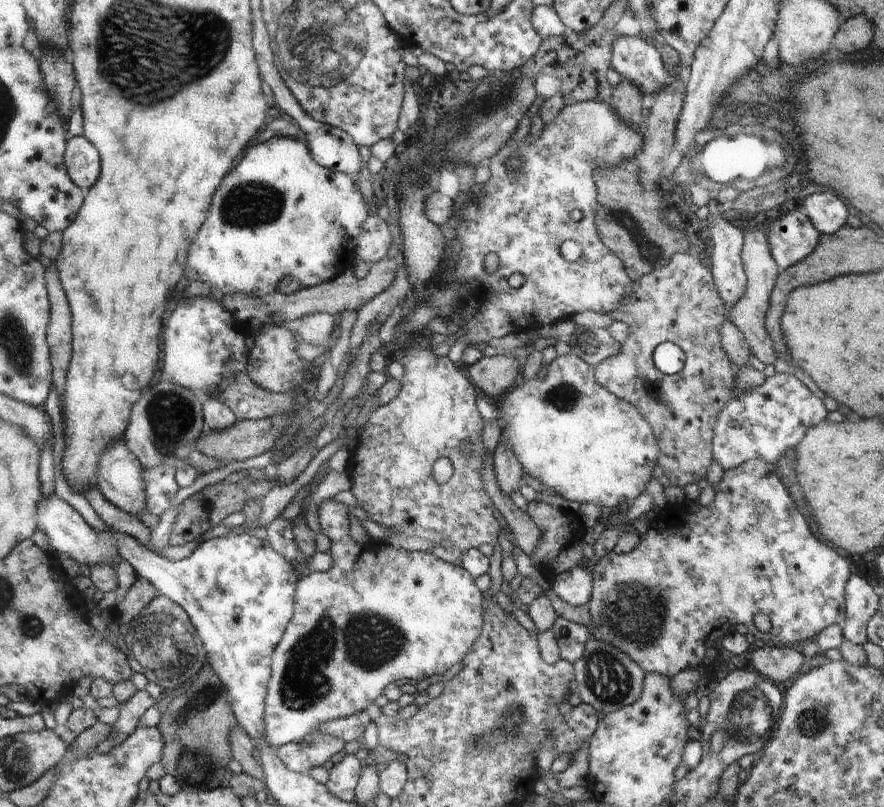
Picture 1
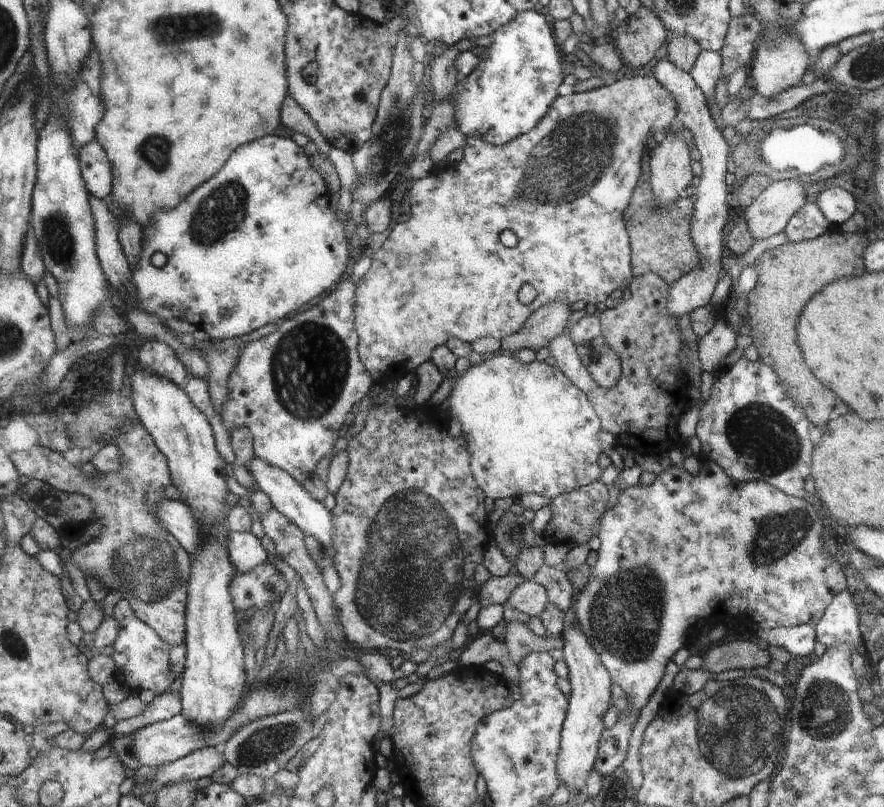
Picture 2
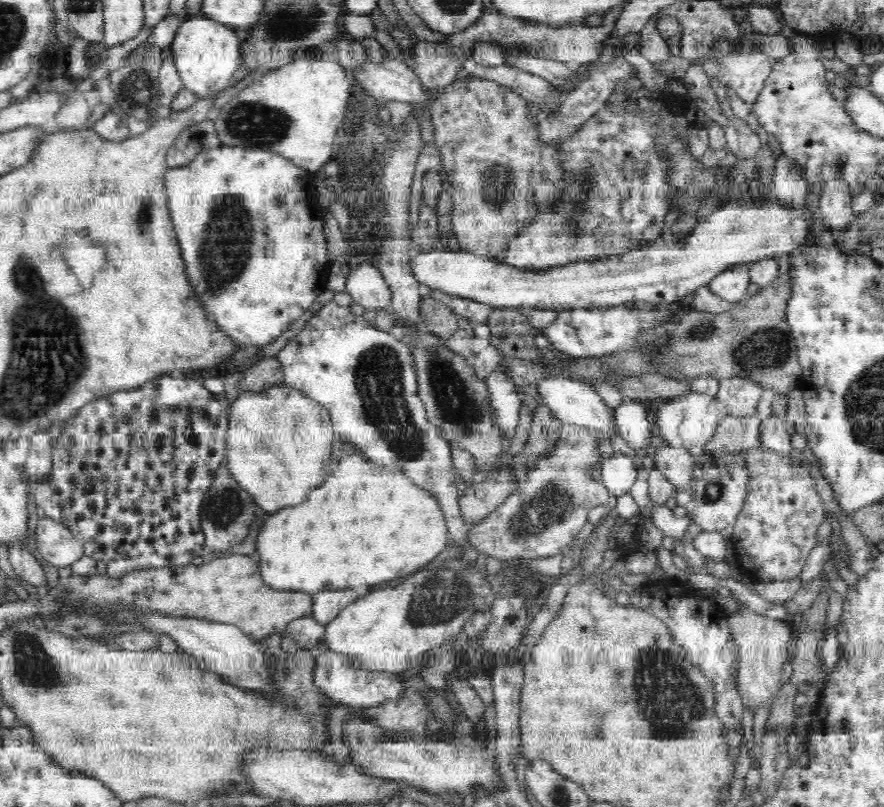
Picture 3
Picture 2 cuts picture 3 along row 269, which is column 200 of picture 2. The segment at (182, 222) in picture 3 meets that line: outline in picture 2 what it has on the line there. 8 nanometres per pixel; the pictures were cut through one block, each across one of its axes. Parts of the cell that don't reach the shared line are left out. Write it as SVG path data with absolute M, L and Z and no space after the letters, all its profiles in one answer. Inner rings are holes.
M277 135L262 136L260 140L252 140L248 144L243 144L232 155L230 164L226 164L226 168L218 176L214 176L210 184L204 184L202 188L198 188L198 192L192 192L176 210L166 210L166 212L160 210L152 218L152 224L144 228L147 238L144 239L142 260L136 265L136 268L133 268L134 286L138 294L136 300L144 311L156 314L166 321L173 318L187 320L195 324L200 332L208 331L214 340L228 340L244 336L256 328L262 328L266 324L272 324L276 320L288 317L290 312L296 312L298 308L338 288L338 284L342 282L342 274L348 268L348 242L344 238L344 226L338 222L338 219L336 214L330 210L326 182L310 166L310 160L304 154L304 147L300 148L298 144L294 144L291 138L280 138ZM156 252L167 255L168 262L165 266L158 267L152 262Z

